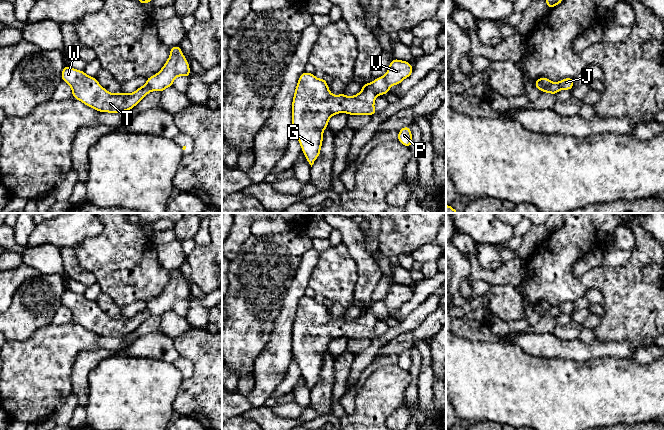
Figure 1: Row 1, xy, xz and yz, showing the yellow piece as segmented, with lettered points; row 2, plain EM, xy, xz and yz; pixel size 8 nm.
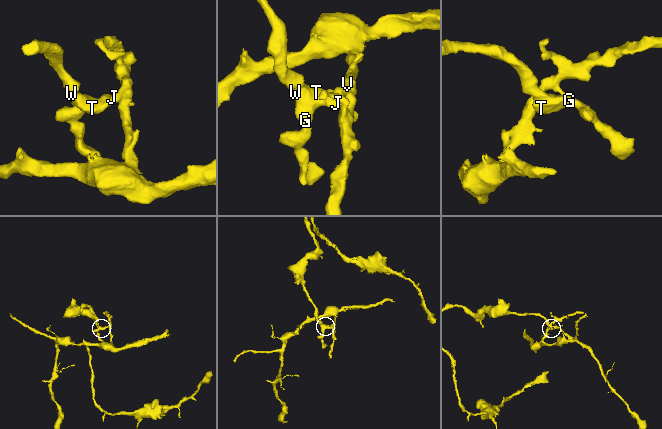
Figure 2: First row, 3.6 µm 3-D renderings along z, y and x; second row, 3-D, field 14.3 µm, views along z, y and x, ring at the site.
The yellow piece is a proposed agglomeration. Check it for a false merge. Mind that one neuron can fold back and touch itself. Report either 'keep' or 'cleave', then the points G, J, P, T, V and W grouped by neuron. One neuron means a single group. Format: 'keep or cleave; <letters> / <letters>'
cleave; G J T W / P V

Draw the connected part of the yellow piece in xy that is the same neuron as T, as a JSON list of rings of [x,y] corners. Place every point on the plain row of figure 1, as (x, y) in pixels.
[[[67,289],[62,293],[62,305],[72,313],[72,321],[98,336],[121,338],[134,332],[151,314],[142,309],[133,317],[110,317],[102,311],[96,301]]]

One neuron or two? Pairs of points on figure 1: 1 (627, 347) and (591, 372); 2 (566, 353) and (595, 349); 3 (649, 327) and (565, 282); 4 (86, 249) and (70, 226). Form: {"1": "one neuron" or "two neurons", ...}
{"1": "two neurons", "2": "one neuron", "3": "one neuron", "4": "two neurons"}

